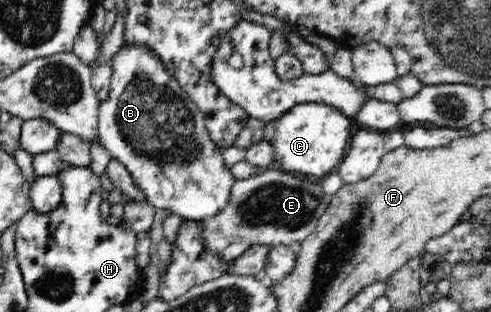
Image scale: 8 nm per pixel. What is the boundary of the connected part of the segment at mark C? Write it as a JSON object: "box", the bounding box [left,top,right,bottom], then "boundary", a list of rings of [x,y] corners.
{"box":[270,103,351,177],"boundary":[[[301,103],[291,107],[274,120],[275,132],[270,142],[276,163],[287,173],[293,171],[316,177],[328,176],[332,167],[342,161],[346,146],[350,143],[351,120],[335,107],[323,103]]]}

